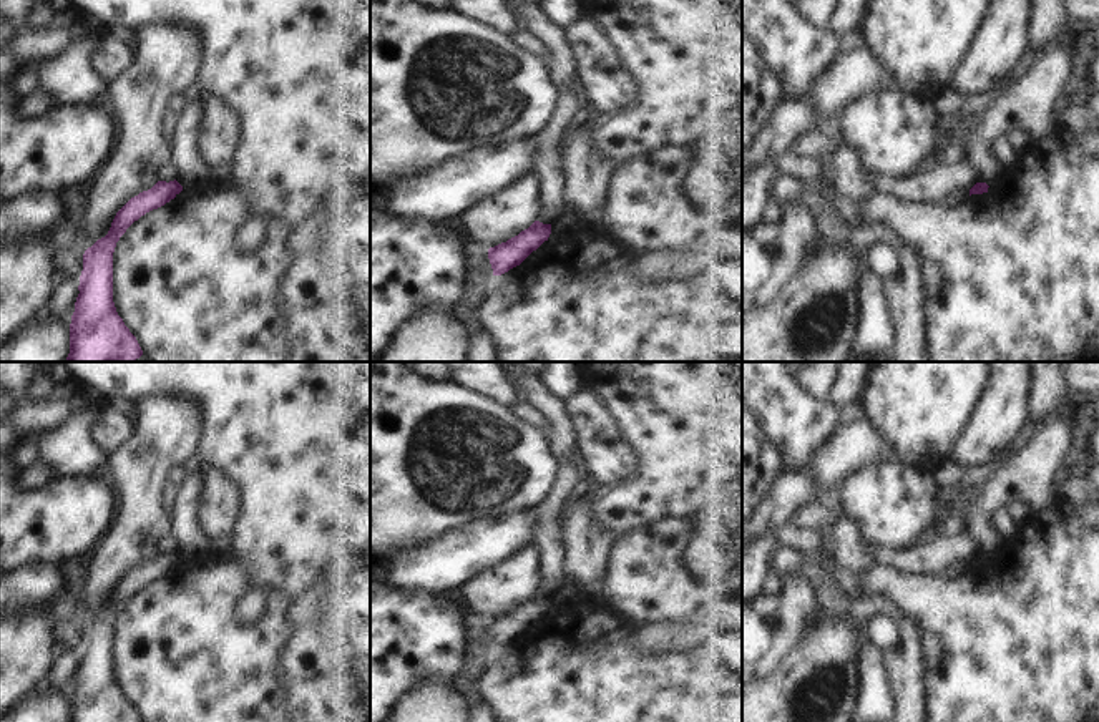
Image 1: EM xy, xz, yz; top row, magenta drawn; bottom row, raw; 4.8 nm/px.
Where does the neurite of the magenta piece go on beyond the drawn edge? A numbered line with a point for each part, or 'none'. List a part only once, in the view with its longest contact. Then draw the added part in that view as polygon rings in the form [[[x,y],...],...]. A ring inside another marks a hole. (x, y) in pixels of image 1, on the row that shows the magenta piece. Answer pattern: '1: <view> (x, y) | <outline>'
none

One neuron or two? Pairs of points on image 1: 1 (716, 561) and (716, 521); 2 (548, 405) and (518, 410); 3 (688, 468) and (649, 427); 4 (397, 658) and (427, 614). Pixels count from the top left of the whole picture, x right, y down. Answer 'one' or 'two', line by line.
1: one
2: two
3: one
4: one

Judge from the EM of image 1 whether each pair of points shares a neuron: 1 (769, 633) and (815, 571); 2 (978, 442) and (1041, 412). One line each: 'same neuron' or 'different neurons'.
1: different neurons
2: different neurons

